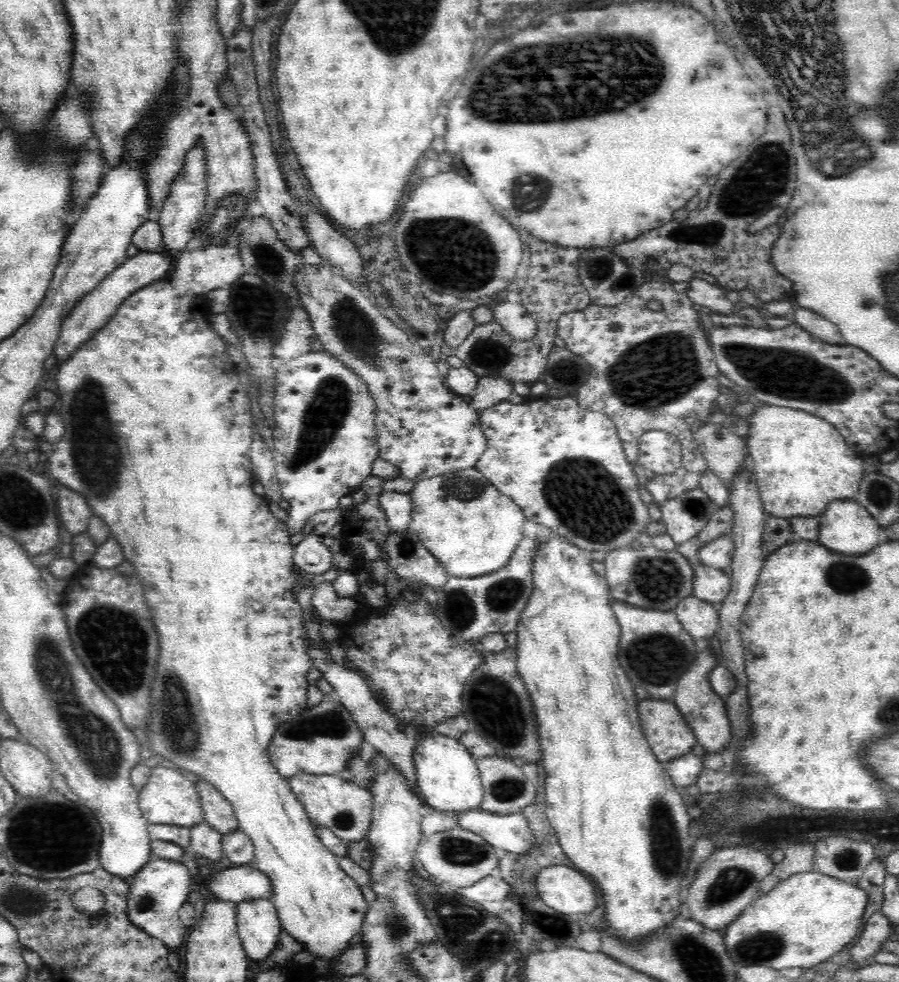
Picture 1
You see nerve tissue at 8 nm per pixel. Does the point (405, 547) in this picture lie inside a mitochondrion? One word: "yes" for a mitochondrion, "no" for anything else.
yes

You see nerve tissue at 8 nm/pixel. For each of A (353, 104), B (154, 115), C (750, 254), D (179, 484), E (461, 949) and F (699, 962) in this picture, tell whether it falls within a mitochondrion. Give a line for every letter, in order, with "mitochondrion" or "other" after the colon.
A: other
B: other
C: other
D: other
E: mitochondrion
F: mitochondrion

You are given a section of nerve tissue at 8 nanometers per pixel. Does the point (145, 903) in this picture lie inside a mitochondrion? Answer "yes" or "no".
yes

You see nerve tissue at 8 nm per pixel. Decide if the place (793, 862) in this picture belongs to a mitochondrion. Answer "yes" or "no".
no

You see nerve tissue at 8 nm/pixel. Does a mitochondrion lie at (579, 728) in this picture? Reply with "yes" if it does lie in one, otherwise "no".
no

